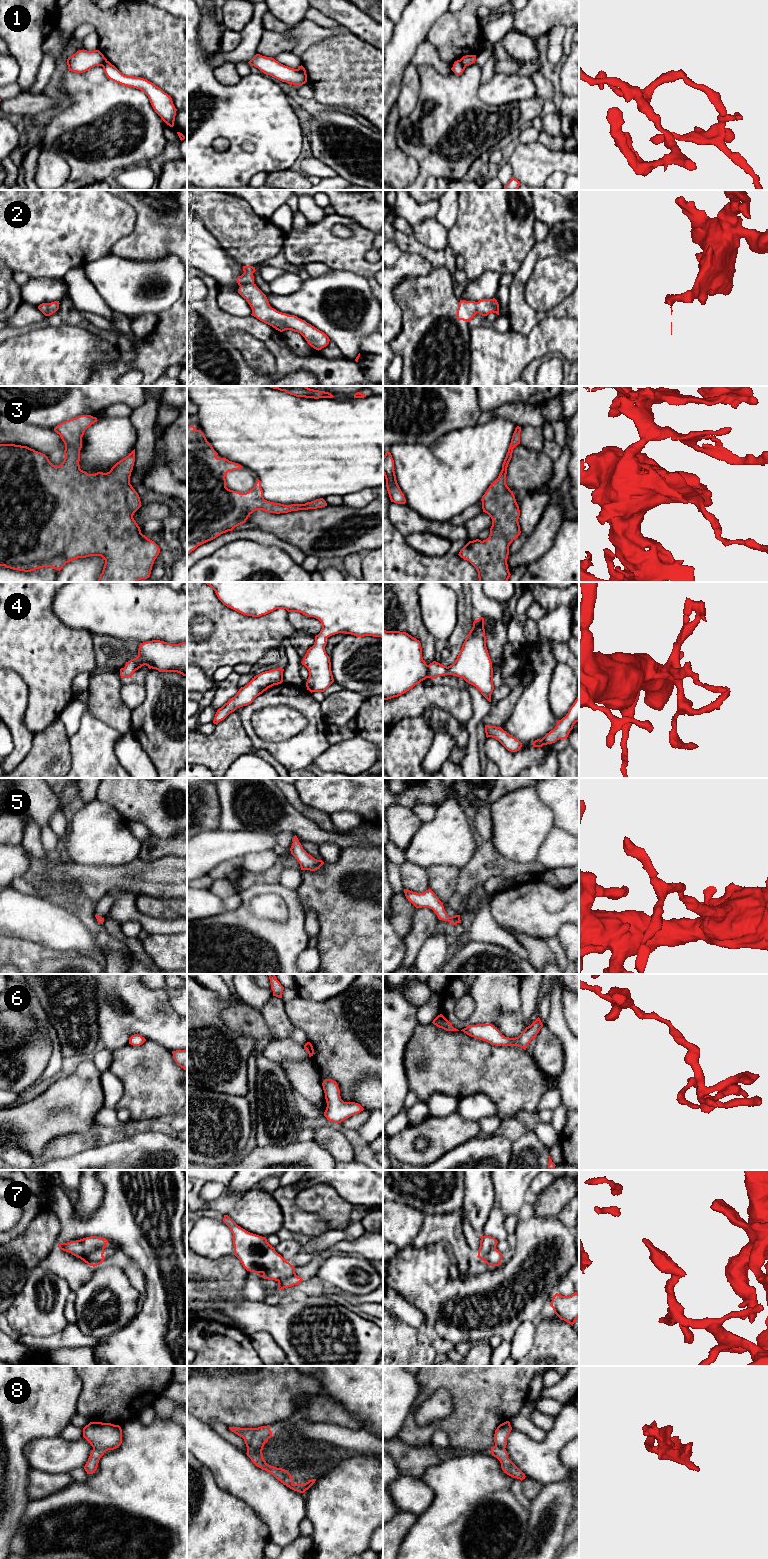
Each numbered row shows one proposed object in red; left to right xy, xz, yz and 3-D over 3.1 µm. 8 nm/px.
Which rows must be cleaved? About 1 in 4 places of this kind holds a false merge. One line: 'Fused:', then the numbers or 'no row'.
Fused: 1, 7

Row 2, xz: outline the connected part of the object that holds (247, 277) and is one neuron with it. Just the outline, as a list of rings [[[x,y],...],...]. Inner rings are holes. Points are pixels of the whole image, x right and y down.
[[[243,266],[244,273],[236,278],[238,285],[238,293],[248,302],[252,309],[252,316],[256,317],[260,321],[272,326],[276,330],[283,332],[285,330],[292,330],[300,333],[307,343],[316,350],[321,350],[329,344],[329,337],[319,329],[315,328],[305,320],[298,318],[295,315],[288,315],[272,308],[268,302],[266,295],[256,286],[254,283],[253,273],[256,271],[253,266]]]

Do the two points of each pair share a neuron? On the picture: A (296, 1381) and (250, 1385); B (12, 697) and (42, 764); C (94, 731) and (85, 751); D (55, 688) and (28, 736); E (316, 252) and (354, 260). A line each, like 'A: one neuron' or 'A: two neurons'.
A: one neuron
B: two neurons
C: one neuron
D: two neurons
E: one neuron

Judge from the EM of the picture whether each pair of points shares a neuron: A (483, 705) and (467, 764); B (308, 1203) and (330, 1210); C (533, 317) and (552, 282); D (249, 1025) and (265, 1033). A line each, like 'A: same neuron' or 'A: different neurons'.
A: same neuron
B: same neuron
C: different neurons
D: same neuron

